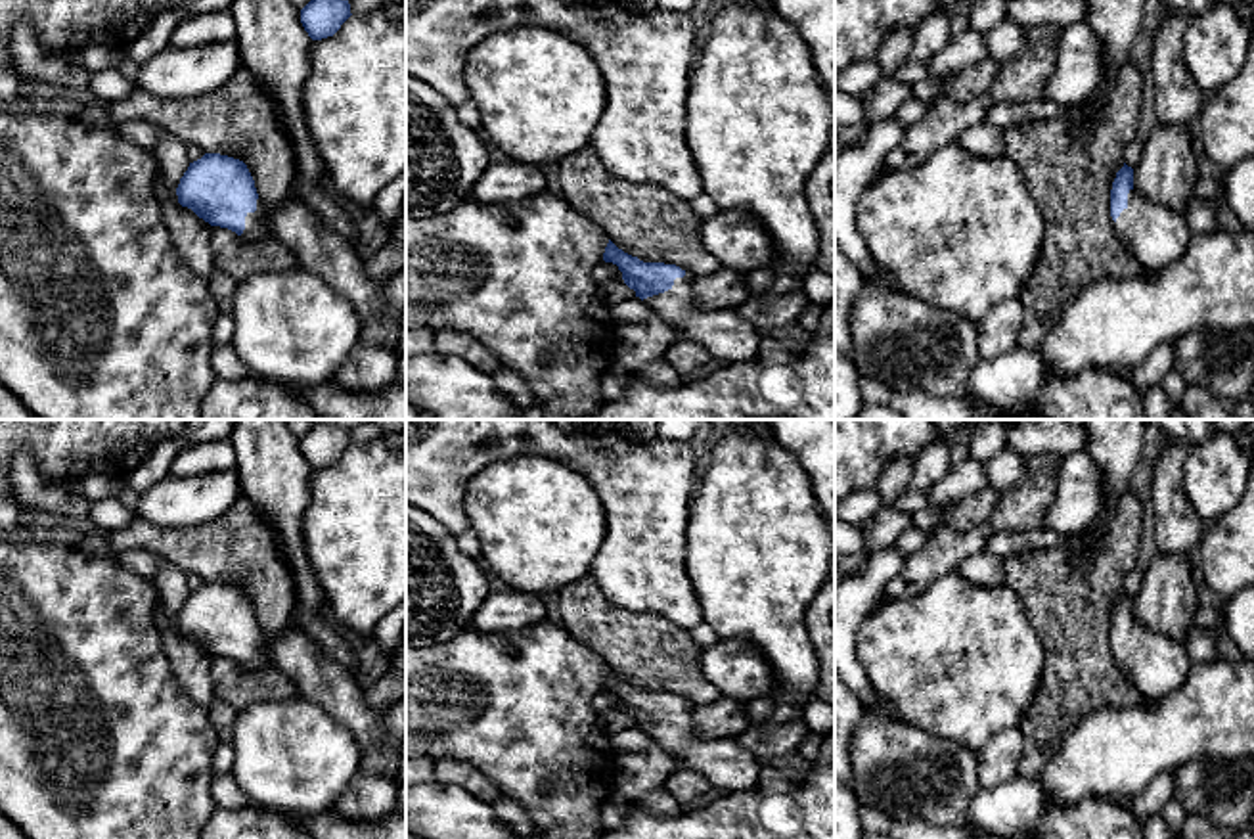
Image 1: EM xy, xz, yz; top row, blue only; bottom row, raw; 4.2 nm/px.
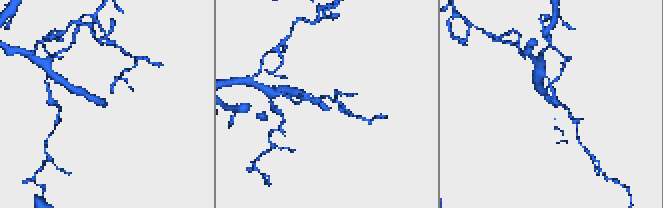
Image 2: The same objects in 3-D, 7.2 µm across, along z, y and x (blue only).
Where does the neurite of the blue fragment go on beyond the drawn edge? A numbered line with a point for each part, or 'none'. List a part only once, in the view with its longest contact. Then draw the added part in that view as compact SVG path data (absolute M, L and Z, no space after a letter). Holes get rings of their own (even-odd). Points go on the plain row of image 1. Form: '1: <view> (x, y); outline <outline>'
1: xz (728, 767); outline M685 701L674 714L643 728L682 768L703 774L722 793L749 789L756 783L764 760L745 749L737 737L701 737L693 726L693 705Z

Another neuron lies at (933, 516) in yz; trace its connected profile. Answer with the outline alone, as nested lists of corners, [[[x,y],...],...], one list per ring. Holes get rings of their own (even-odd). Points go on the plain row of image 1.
[[[950,504],[946,506],[927,506],[925,510],[913,515],[913,527],[921,531],[930,531],[934,527],[946,527],[944,513]]]

